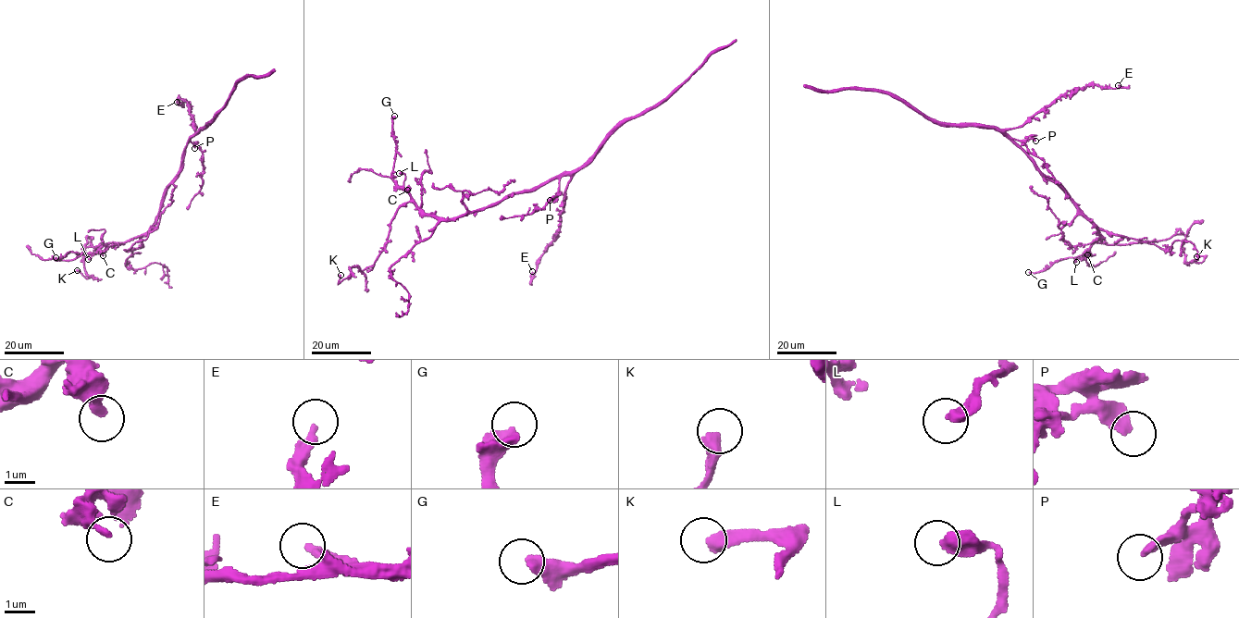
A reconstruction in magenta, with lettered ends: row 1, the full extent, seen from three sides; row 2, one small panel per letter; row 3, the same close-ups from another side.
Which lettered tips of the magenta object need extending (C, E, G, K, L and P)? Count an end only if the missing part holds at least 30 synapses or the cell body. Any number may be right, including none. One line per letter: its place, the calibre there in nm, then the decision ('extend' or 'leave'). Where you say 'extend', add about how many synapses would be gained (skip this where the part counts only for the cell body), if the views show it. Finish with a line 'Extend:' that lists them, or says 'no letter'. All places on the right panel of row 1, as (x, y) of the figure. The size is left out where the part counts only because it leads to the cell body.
C: place (1087, 254); calibre 240 nm; leave
E: place (1118, 85); calibre 260 nm; leave
G: place (1028, 272); calibre 420 nm; leave
K: place (1196, 256); calibre 480 nm; leave
L: place (1076, 262); calibre 400 nm; leave
P: place (1035, 141); calibre 320 nm; leave
Extend: no letter

